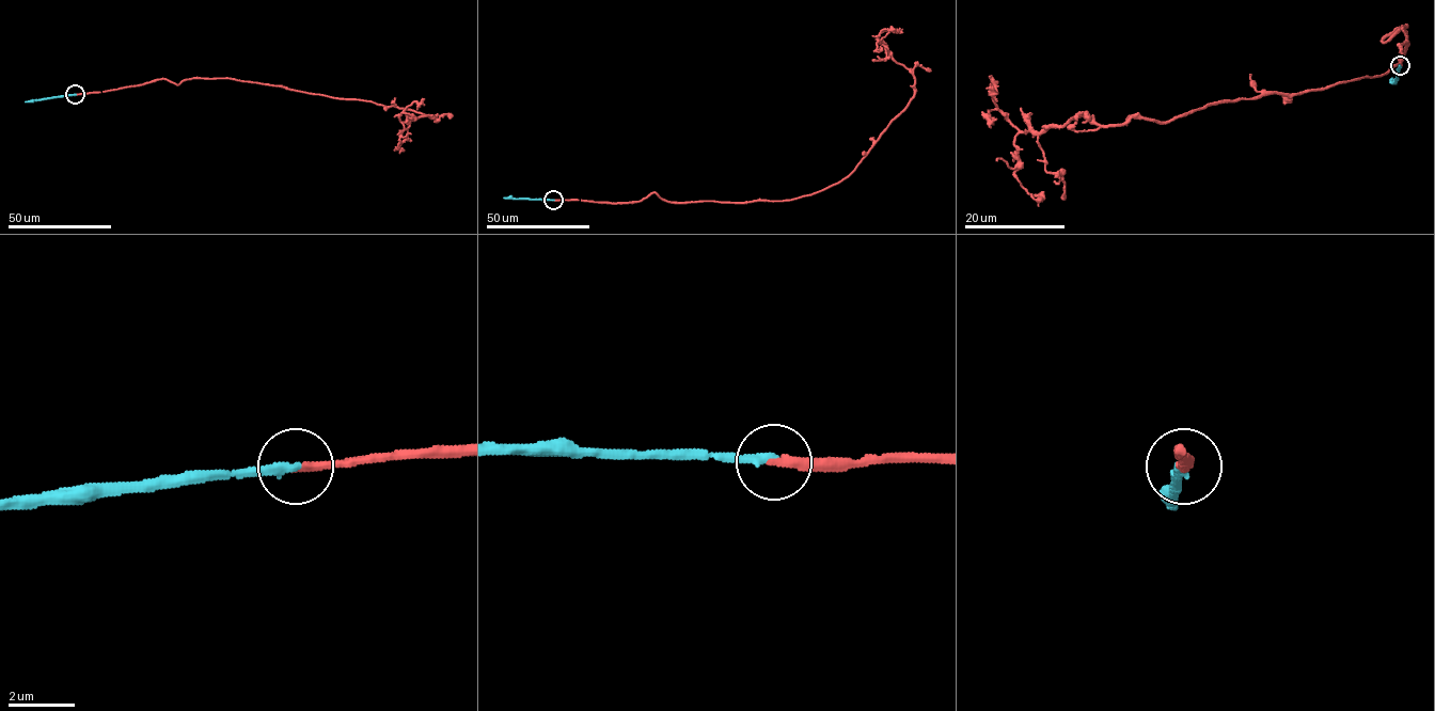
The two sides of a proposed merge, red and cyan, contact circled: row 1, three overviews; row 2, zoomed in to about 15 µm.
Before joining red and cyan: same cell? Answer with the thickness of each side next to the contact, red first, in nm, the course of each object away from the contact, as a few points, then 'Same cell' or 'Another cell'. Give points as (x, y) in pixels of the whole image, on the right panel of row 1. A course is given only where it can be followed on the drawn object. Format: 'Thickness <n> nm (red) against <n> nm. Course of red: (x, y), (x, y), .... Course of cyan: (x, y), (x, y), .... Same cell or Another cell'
Thickness 280 nm (red) against 280 nm. Course of red: (1400, 65), (1405, 31), (1383, 41), (1406, 26), (1383, 75), (1021, 131), (1014, 176), (1031, 194). Course of cyan: (1400, 65), (1394, 83). Same cell

